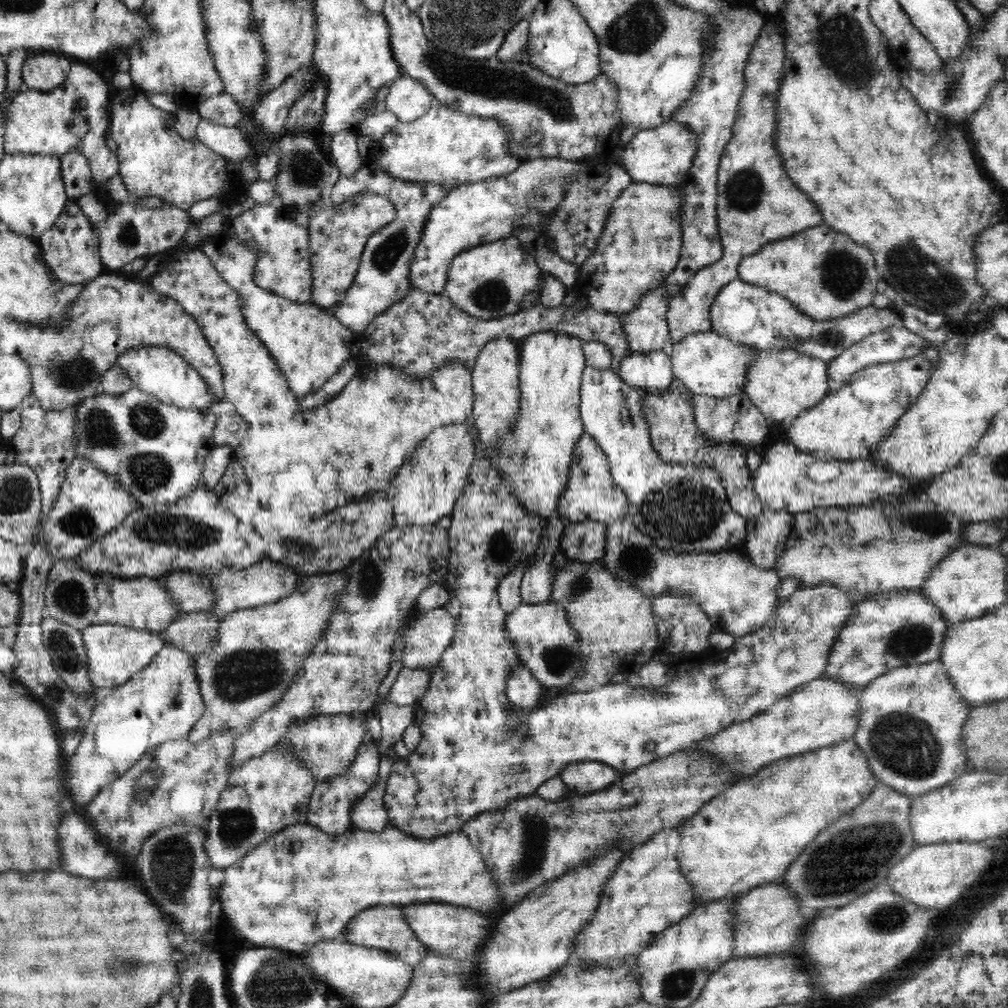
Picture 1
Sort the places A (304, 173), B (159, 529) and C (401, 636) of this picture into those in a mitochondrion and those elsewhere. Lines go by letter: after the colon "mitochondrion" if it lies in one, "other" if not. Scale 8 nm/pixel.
A: mitochondrion
B: mitochondrion
C: other

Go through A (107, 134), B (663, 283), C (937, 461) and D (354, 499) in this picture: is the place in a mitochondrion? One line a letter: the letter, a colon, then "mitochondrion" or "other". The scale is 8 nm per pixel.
A: other
B: other
C: other
D: other

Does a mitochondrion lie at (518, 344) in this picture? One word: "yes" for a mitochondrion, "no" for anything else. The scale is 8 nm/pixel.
no

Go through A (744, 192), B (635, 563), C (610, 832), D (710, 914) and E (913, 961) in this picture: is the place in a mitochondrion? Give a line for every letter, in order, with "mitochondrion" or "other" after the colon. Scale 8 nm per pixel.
A: mitochondrion
B: mitochondrion
C: other
D: other
E: other

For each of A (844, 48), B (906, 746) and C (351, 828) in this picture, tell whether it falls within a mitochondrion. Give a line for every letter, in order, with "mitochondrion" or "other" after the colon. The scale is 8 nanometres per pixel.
A: mitochondrion
B: mitochondrion
C: other

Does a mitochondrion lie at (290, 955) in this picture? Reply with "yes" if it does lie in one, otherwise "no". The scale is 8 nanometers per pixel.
no

